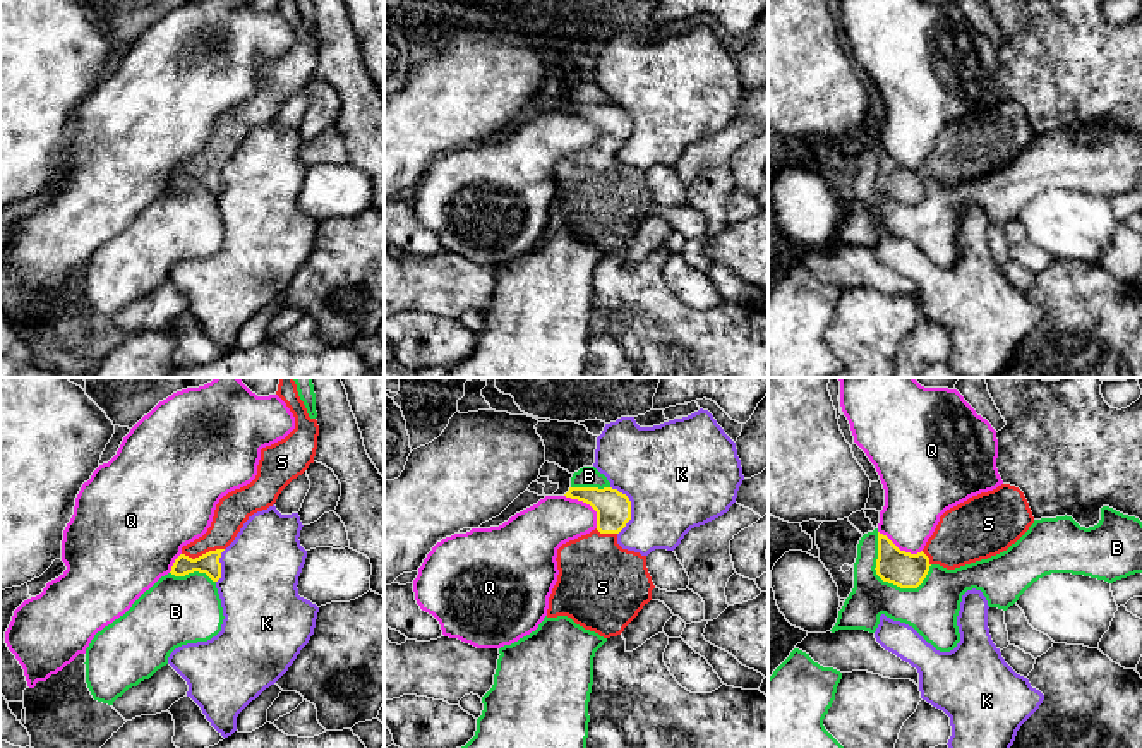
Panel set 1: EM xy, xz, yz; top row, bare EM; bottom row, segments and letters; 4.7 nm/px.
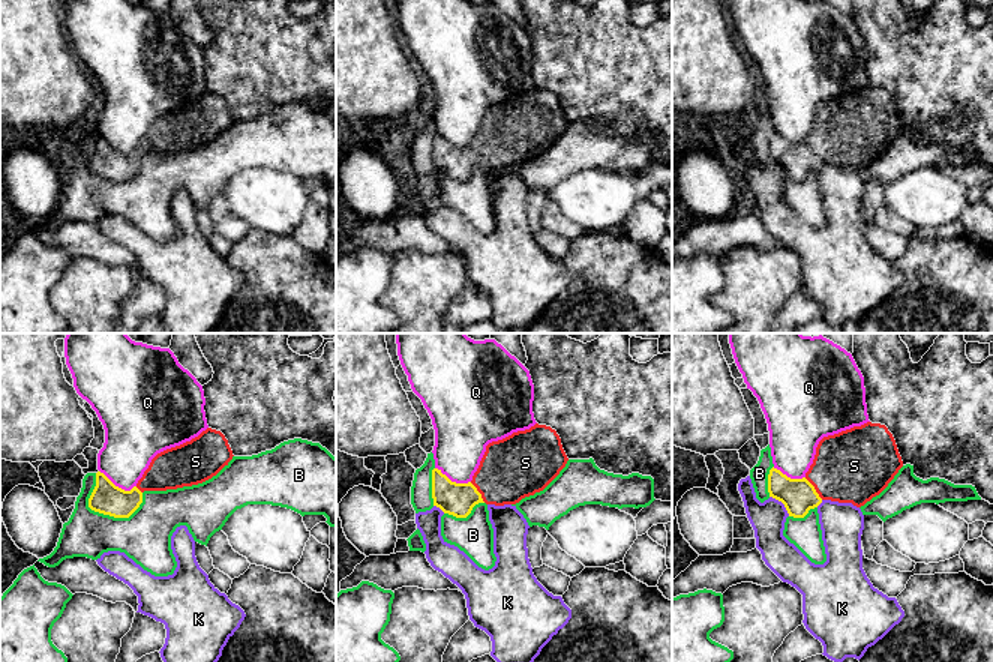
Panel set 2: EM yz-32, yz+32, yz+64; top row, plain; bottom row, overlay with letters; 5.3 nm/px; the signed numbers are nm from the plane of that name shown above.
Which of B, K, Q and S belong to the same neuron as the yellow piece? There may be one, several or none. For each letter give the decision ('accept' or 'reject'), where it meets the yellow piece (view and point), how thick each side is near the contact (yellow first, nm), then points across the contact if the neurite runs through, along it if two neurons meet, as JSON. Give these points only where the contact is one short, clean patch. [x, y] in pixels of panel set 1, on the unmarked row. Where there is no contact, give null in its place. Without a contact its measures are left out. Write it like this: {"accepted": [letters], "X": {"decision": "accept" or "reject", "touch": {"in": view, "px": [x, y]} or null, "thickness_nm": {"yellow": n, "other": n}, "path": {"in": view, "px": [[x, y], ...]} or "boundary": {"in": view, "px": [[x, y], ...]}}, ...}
{"accepted": ["S"], "B": {"decision": "reject", "touch": {"in": "yz", "px": [877, 189]}, "thickness_nm": {"yellow": 170, "other": 190}}, "K": {"decision": "reject", "touch": {"in": "xz", "px": [630, 124]}, "thickness_nm": {"yellow": 160, "other": 460}, "boundary": {"in": "xz", "px": [[611, 102], [630, 117], [630, 136], [618, 150]]}}, "Q": {"decision": "reject", "touch": {"in": "xz", "px": [589, 119]}, "thickness_nm": {"yellow": 160, "other": 240}}, "S": {"decision": "accept", "touch": {"in": "xy", "px": [203, 170]}, "thickness_nm": {"yellow": 100, "other": 160}, "path": {"in": "xy", "px": [[208, 179], [203, 170], [220, 151], [232, 127]]}}}

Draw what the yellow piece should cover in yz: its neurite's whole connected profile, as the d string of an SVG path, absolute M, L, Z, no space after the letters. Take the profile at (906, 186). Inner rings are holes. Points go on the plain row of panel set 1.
M1010 100L947 125L917 170L900 166L878 148L876 190L900 204L917 204L931 180L955 185L1007 166L1034 139L1024 108Z

